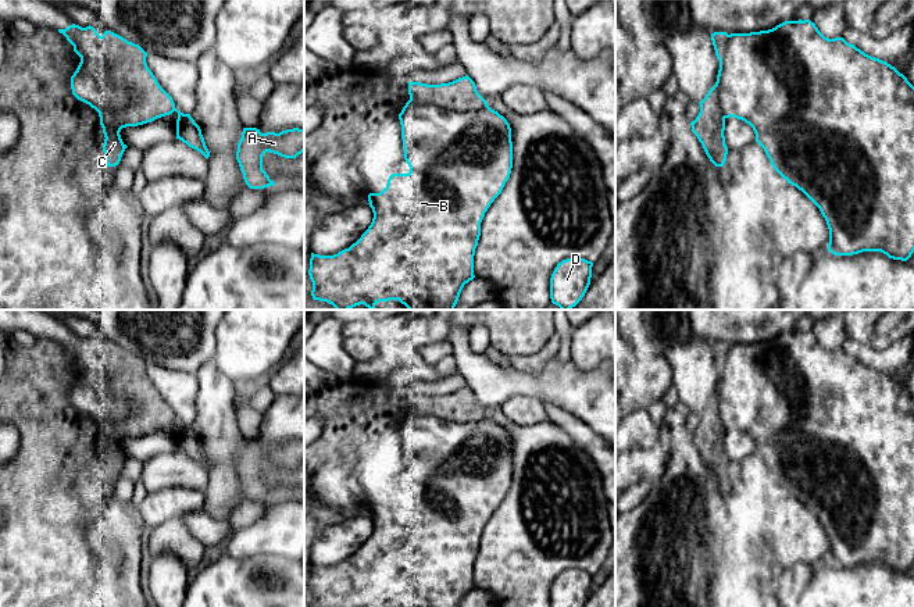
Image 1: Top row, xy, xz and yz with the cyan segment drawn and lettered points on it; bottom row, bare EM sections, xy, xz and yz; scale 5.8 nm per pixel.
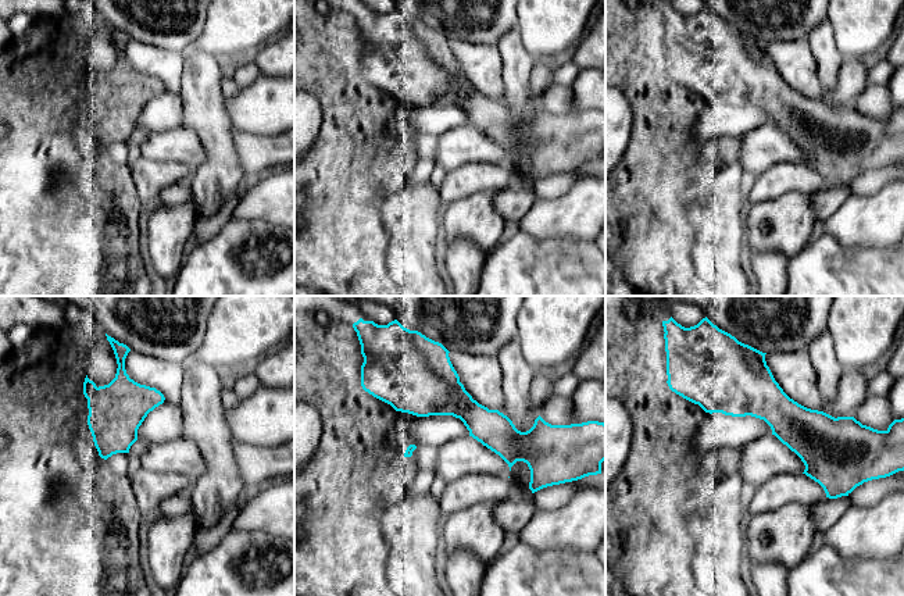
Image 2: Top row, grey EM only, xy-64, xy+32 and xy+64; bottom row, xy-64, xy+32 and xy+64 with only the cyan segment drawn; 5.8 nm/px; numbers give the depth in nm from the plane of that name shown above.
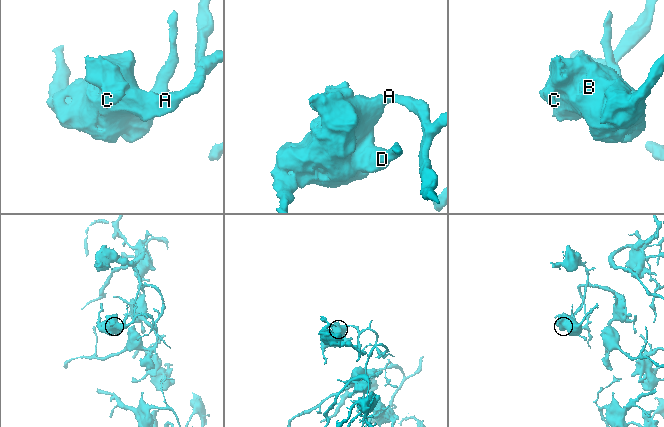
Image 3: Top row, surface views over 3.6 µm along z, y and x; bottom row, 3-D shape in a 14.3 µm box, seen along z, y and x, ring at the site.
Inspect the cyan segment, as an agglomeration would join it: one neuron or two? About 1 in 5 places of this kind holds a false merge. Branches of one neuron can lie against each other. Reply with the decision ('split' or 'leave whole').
split

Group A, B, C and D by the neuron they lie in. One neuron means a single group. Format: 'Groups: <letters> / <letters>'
Groups: A B D / C

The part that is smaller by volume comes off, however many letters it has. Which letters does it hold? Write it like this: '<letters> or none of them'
C

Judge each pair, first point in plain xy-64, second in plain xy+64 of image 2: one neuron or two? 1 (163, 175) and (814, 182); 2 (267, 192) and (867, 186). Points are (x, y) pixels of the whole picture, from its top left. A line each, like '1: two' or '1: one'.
1: one
2: two

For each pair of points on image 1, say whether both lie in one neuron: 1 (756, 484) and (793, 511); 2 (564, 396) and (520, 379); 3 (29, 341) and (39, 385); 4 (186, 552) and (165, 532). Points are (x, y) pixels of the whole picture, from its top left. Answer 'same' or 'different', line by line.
1: different
2: same
3: different
4: same

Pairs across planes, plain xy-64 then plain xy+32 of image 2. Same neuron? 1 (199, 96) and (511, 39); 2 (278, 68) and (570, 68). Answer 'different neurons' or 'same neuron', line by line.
1: same neuron
2: different neurons

